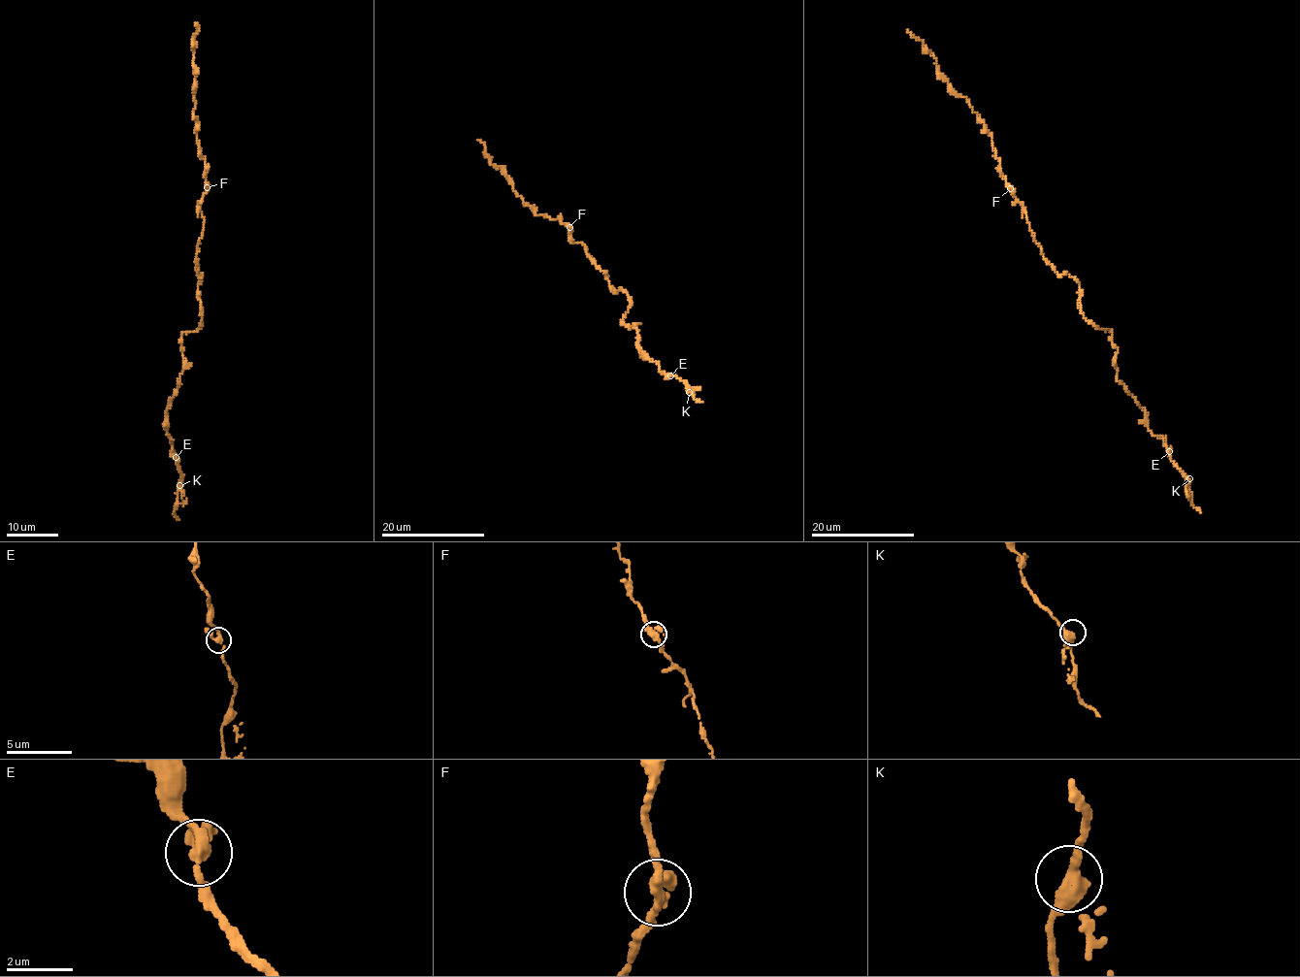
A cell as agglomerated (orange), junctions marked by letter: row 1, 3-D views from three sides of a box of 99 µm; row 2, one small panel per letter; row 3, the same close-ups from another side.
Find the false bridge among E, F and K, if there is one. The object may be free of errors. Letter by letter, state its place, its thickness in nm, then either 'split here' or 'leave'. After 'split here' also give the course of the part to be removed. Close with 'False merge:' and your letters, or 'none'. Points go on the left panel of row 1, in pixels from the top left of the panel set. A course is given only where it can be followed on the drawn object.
E: place (176, 457); calibre 300 nm; leave
F: place (207, 187); calibre 280 nm; leave
K: place (179, 485); calibre 320 nm; leave
False merge: none

